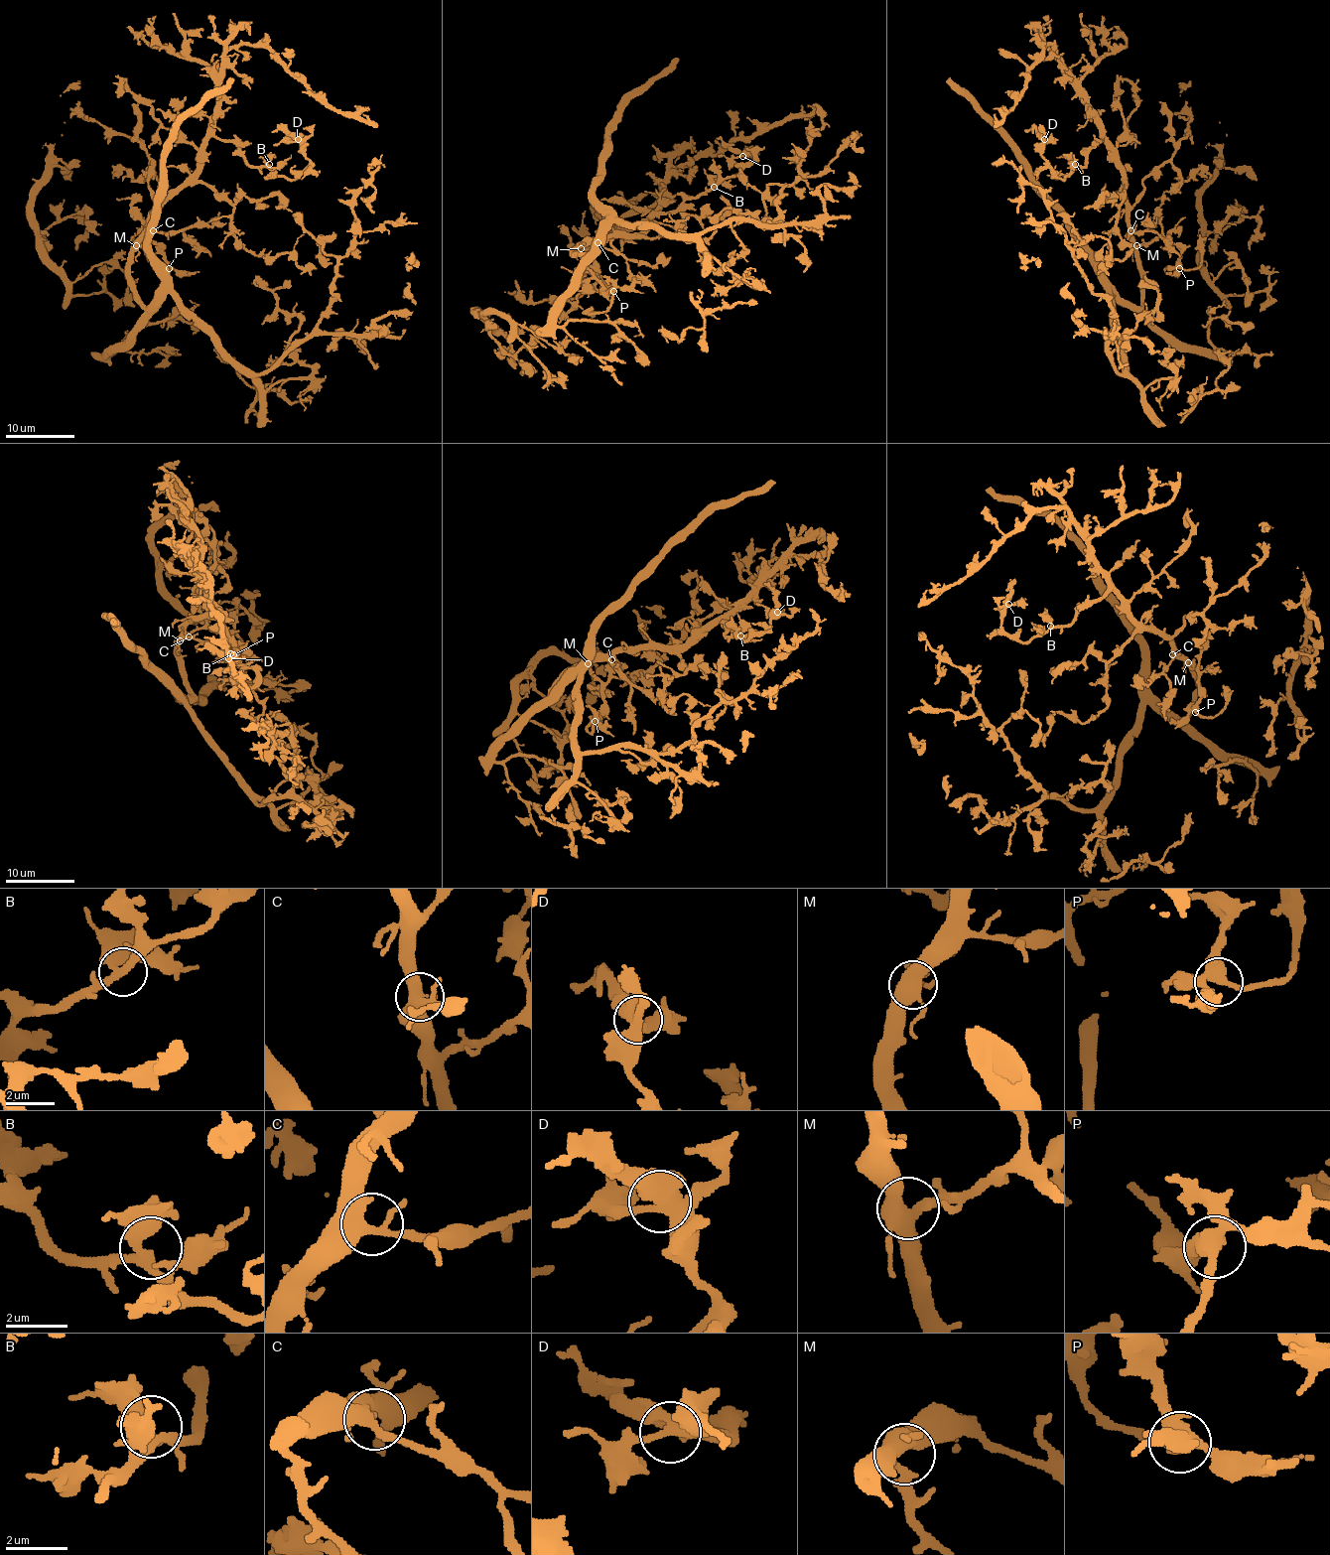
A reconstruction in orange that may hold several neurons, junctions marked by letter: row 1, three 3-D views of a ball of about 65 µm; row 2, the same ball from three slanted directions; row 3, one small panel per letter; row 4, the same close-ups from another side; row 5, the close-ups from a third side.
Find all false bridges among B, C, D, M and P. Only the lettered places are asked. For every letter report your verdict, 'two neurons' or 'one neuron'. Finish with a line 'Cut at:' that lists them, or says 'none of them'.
B: one neuron
C: one neuron
D: one neuron
M: one neuron
P: one neuron
Cut at: none of them

